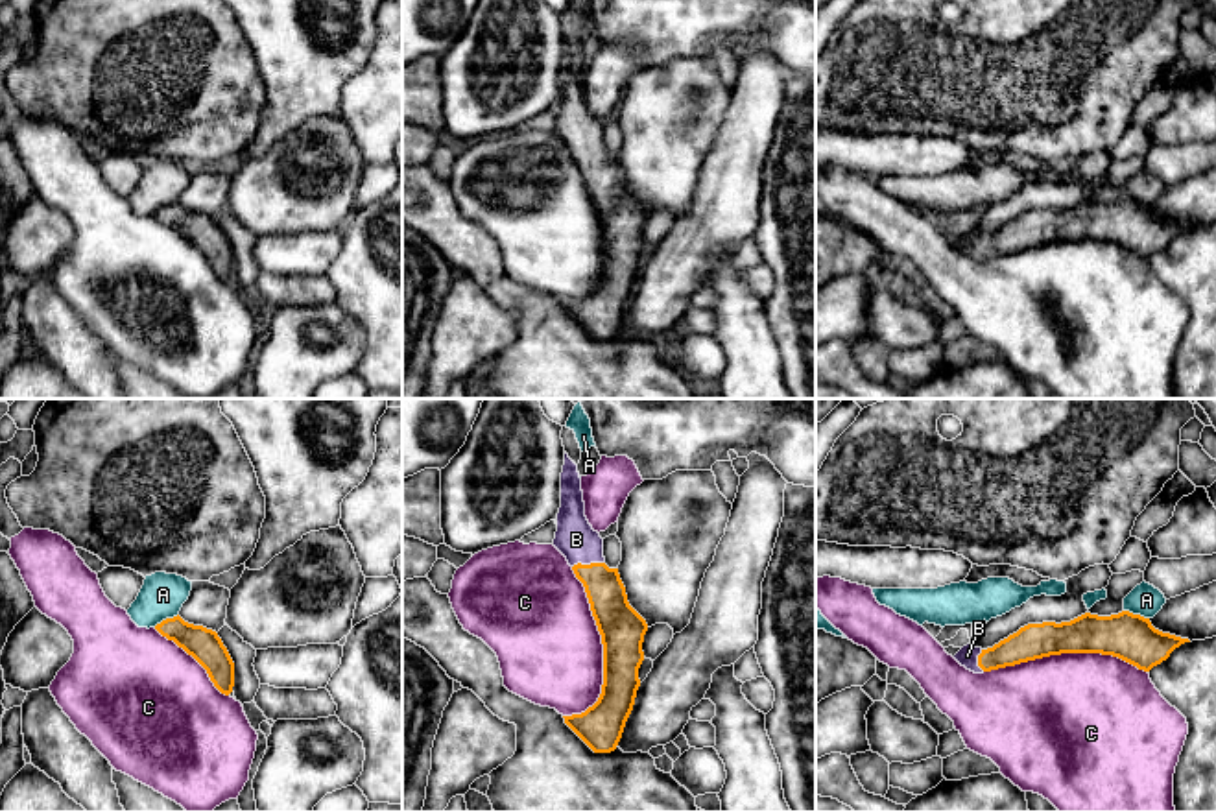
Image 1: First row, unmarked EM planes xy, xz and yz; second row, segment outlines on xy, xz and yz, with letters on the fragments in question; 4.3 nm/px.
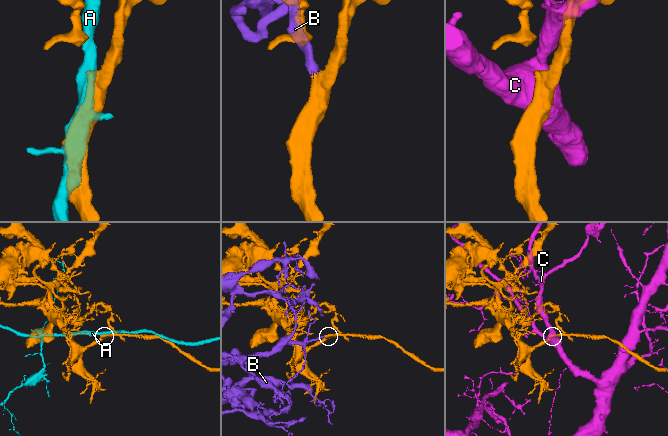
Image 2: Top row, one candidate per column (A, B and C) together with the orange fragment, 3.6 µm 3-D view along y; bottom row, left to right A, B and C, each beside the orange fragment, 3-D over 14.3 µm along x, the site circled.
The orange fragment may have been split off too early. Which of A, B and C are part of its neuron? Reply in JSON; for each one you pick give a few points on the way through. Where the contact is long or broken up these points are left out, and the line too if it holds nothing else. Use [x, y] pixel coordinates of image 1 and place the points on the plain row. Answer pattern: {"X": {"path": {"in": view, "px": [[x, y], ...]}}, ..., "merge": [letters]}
{"B": {"path": {"in": "xz", "px": [[606, 179], [587, 152], [584, 135], [576, 126]]}}, "merge": ["B"]}

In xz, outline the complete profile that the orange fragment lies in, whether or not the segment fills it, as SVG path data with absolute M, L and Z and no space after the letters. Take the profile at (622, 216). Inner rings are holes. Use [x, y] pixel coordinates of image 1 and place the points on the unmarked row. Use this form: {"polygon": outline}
{"polygon": "M565 39L561 59L561 94L554 133L566 144L576 164L583 170L592 203L603 231L603 271L598 288L581 301L563 303L565 310L594 338L616 336L626 308L633 297L640 273L638 255L644 247L642 229L648 218L646 207L629 192L618 155L609 155L603 144L603 125L585 103L585 89L578 52Z"}

